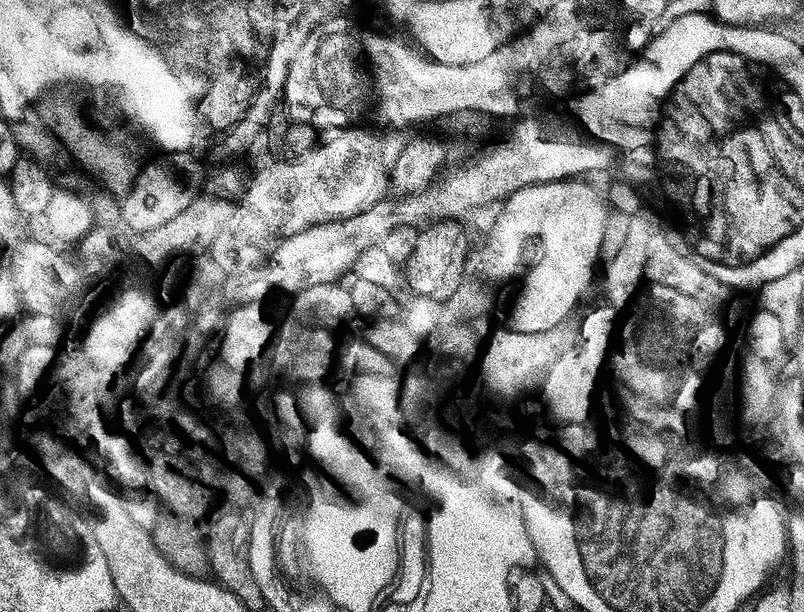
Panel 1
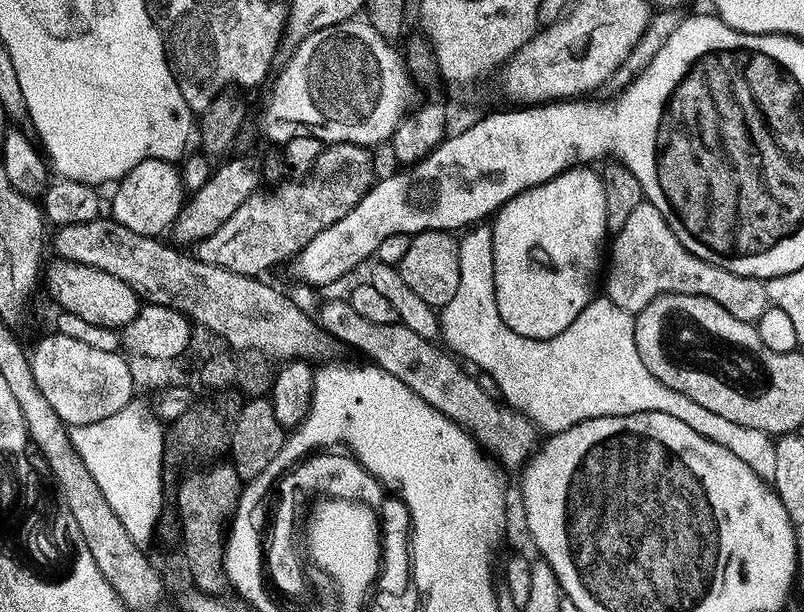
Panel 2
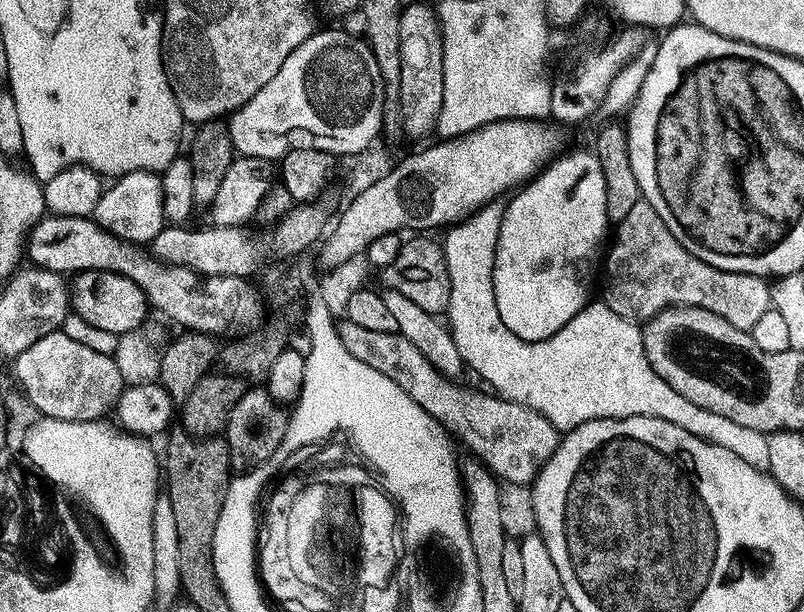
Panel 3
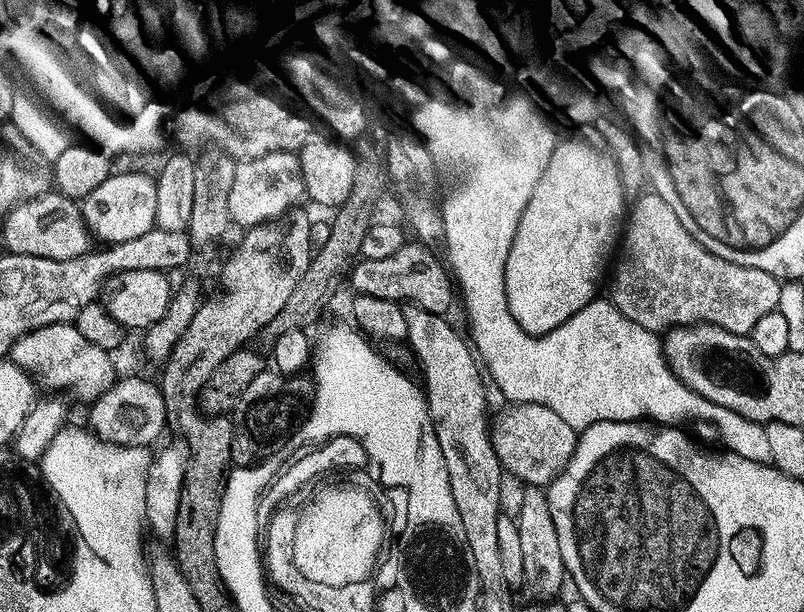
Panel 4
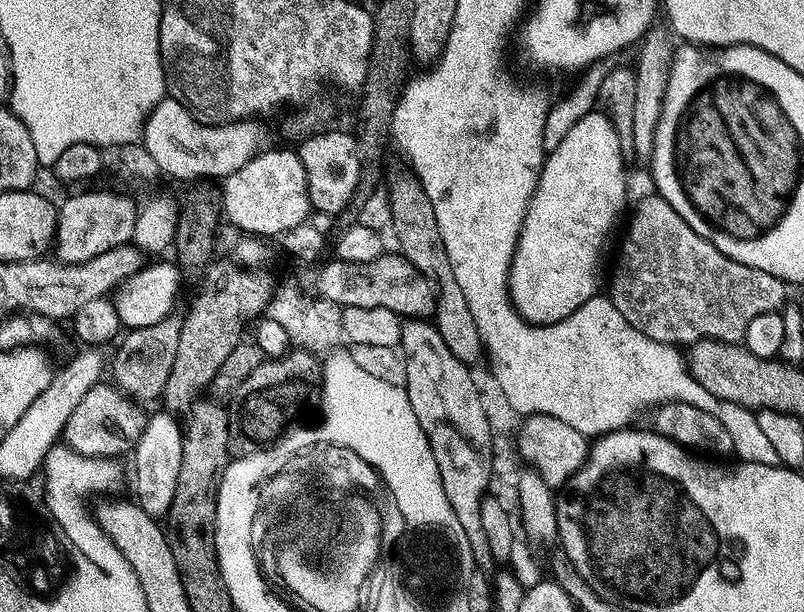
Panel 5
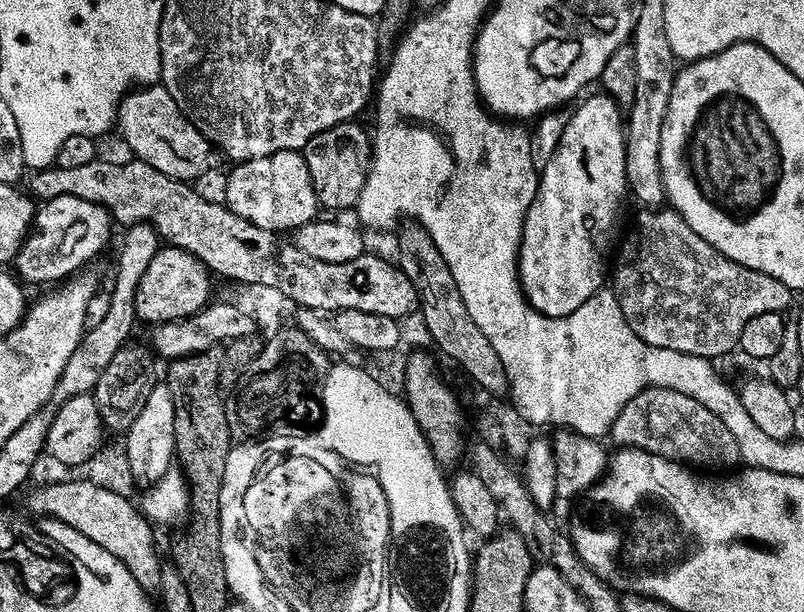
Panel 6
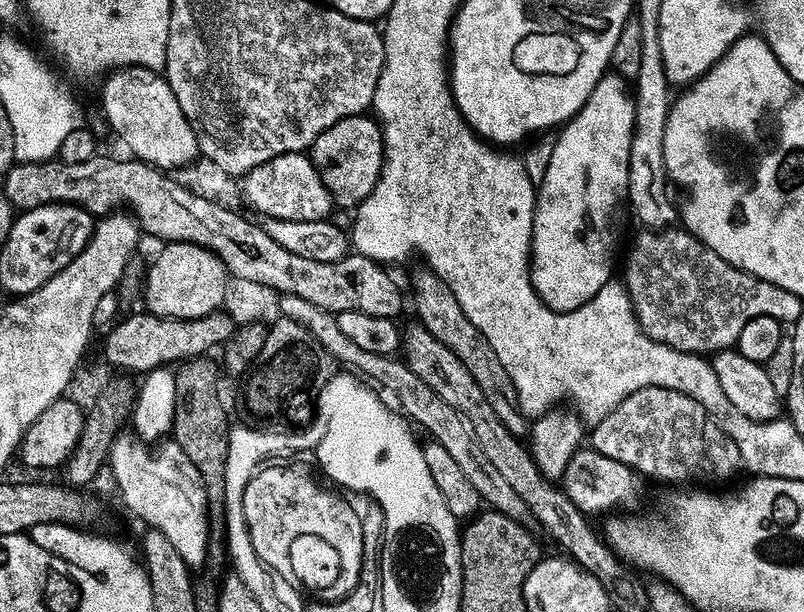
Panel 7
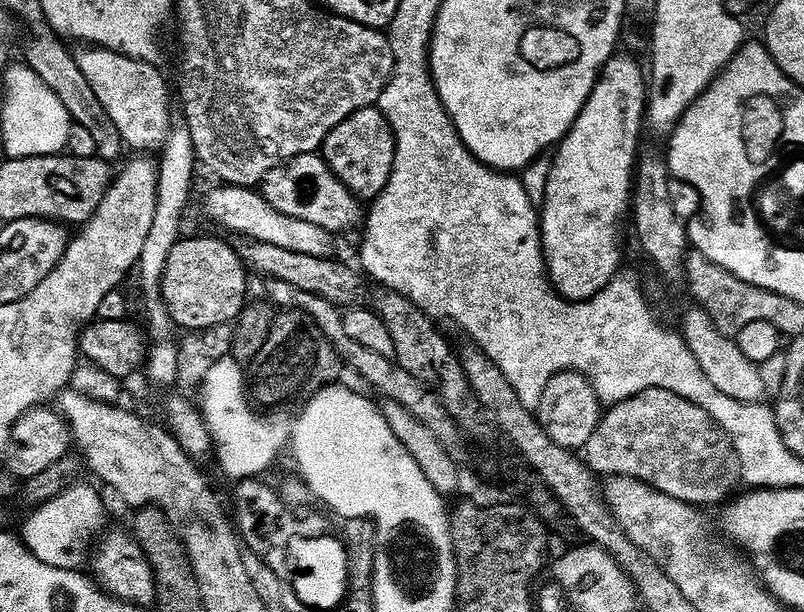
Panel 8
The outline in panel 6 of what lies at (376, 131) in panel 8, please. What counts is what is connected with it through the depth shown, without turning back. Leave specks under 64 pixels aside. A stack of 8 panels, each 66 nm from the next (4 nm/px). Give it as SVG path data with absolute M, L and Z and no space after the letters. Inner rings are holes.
M360 122L335 124L322 134L314 134L302 149L306 166L310 170L310 182L316 191L316 203L324 208L355 209L360 200L362 186L368 177L368 165L372 163L370 132Z

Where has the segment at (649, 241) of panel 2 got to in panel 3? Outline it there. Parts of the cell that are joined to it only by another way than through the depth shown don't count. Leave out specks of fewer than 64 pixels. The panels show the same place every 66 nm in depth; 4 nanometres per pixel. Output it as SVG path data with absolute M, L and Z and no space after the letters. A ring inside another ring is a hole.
M643 198L615 225L611 240L612 249L602 260L602 303L624 320L647 322L667 308L701 308L726 318L726 322L738 326L738 330L751 332L754 322L772 307L772 289L765 277L718 270L702 262L702 258L694 258L694 254L666 230L666 222L658 218L658 210Z

